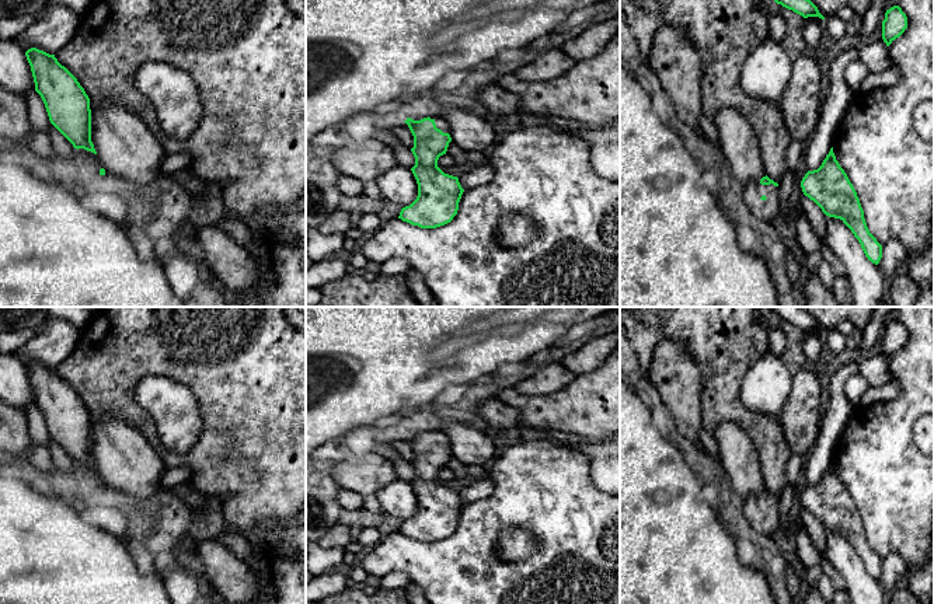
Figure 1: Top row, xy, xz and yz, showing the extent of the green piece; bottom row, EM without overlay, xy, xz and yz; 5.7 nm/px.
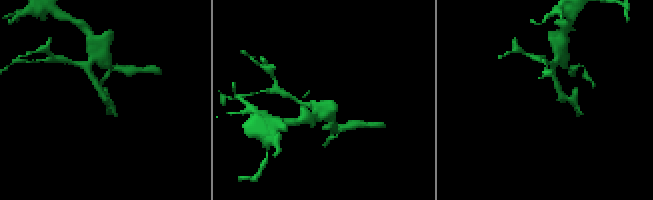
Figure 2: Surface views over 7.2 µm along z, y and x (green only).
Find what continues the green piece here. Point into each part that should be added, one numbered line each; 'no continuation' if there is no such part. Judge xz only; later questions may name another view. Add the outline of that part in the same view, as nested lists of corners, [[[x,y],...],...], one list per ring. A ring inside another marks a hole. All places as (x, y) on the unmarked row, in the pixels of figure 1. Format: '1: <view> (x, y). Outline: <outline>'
1: xz (441, 437). Outline: [[[426,425],[414,426],[410,432],[414,434],[421,434],[428,430],[435,434],[438,443],[440,443],[443,447],[449,447],[449,437],[443,432],[435,432],[431,427],[428,427]]]

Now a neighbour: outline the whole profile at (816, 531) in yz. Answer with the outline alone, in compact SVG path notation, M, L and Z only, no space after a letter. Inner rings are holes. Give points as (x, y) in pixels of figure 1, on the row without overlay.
M802 509L801 520L804 527L808 530L808 534L813 542L813 545L823 552L826 545L826 528L822 523L811 514L808 510Z

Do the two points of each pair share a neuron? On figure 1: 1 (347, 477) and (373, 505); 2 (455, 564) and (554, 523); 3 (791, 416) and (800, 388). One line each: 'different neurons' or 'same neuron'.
1: different neurons
2: same neuron
3: same neuron

